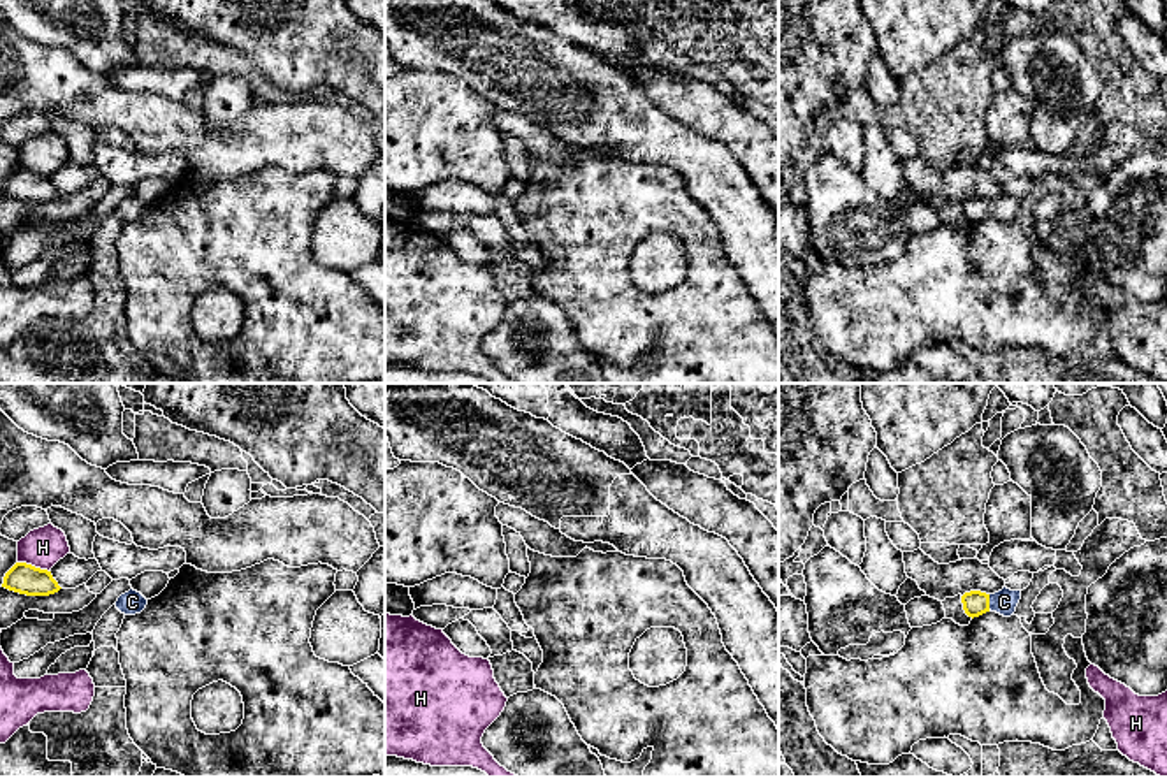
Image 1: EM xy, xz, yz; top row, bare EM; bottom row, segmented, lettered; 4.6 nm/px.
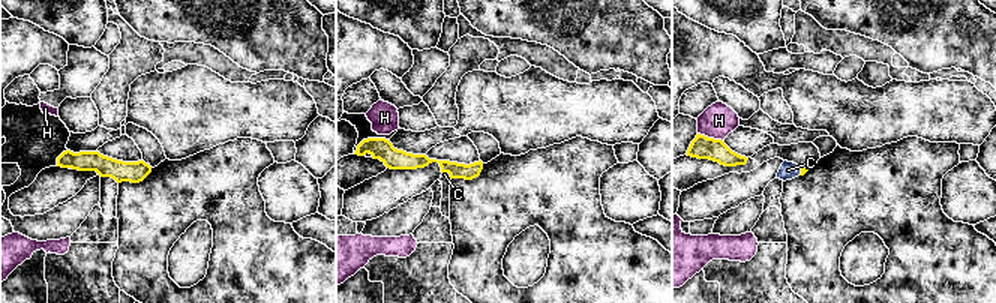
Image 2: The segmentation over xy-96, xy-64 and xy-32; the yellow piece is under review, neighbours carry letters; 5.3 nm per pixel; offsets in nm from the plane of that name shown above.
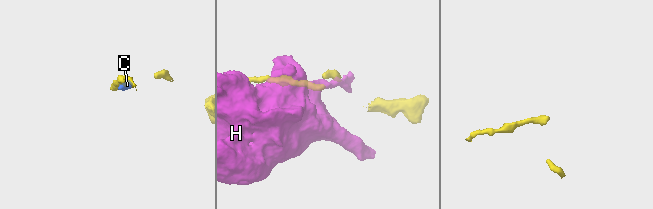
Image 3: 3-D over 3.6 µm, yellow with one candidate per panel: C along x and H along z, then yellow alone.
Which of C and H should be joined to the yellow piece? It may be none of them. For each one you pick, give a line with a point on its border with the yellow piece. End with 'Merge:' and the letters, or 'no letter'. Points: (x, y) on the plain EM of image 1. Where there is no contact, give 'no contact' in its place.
C: contact yz (988, 208)
Merge: C

